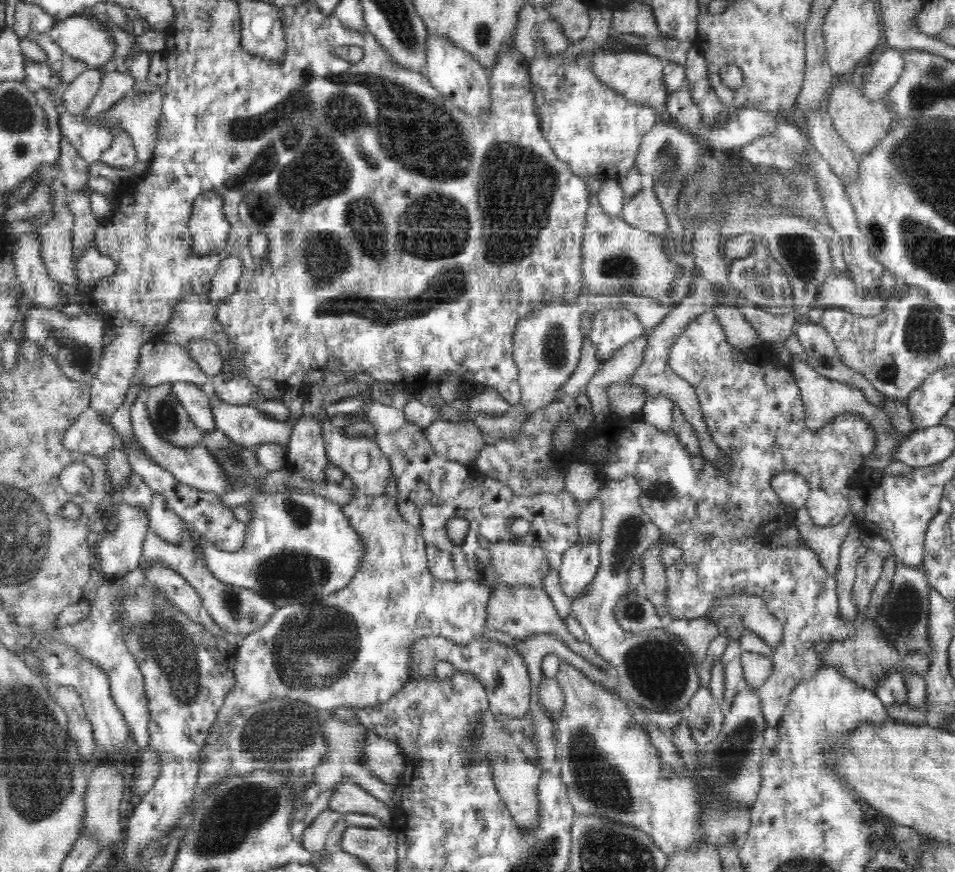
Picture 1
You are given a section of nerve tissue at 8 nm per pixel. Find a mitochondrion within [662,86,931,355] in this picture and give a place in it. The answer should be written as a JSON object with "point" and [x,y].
{"point":[754,282]}

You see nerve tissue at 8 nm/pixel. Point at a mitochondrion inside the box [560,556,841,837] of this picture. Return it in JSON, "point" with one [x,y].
{"point":[601,783]}

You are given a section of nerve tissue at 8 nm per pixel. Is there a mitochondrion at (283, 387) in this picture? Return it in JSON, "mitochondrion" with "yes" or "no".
{"mitochondrion":"no"}

